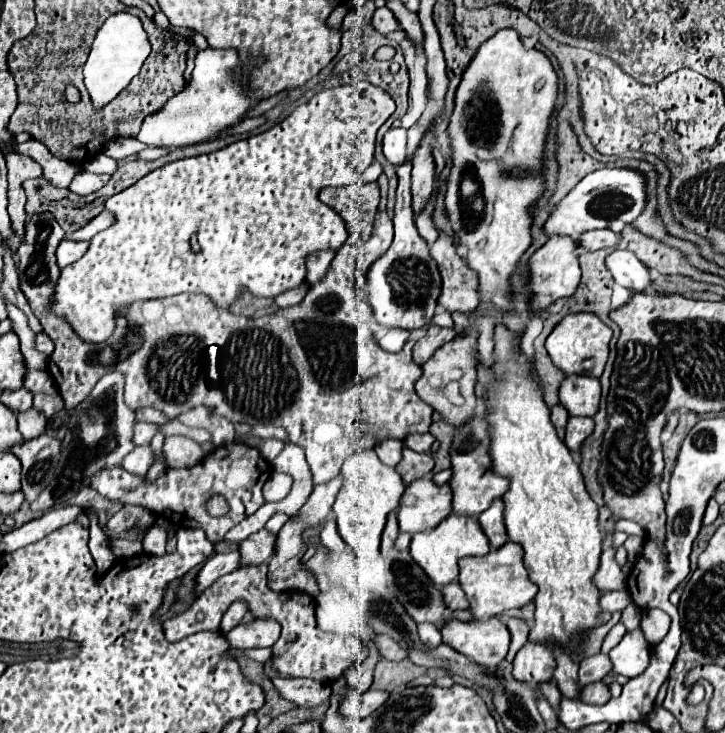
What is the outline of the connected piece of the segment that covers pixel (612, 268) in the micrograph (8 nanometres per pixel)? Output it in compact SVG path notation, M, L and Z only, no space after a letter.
M612 251L606 259L608 271L614 275L616 283L632 293L644 293L652 285L650 269L642 265L630 251Z

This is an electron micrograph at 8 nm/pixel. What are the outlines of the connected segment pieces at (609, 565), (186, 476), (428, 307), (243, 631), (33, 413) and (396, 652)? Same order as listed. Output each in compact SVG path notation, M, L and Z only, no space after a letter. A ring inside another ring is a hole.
M612 531L606 533L604 539L604 547L602 547L602 561L600 561L600 569L596 573L596 587L600 589L600 593L606 591L620 591L626 589L626 575L620 571L620 565L614 559L614 545L612 545Z
M230 443L230 447L220 445L212 453L208 453L200 463L188 469L166 469L156 481L148 481L146 477L132 475L122 467L100 469L96 477L92 477L90 487L100 495L120 501L124 505L142 505L158 515L164 515L174 525L196 527L202 529L210 541L220 541L234 525L238 525L244 517L252 515L258 507L264 505L262 485L270 477L270 465L262 459L260 471L260 451L256 447L244 443ZM212 495L222 495L228 503L228 513L224 517L212 517L206 511L206 501Z
M410 163L396 167L398 191L396 191L396 209L394 209L394 241L388 247L388 251L370 265L366 283L358 291L362 295L362 301L370 305L376 323L380 323L388 329L398 327L398 329L414 331L414 329L426 327L436 311L438 297L440 297L440 271L436 269L436 261L432 261L432 257L428 253L426 241L420 237L420 233L416 231L416 225L414 225L414 211L412 211L412 199L410 199L410 169L412 169Z
M258 619L252 623L240 623L230 633L226 633L226 639L231 648L256 649L272 647L280 637L280 625L272 619Z
M28 409L28 413L18 413L16 421L22 437L36 437L46 431L46 417L36 409Z
M376 635L376 645L380 649L380 655L388 661L402 661L408 657L408 649L400 647L396 641L392 641L392 637L388 635Z

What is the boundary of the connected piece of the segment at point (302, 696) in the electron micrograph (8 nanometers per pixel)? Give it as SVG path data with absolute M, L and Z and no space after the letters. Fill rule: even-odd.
M271 679L280 697L300 705L300 707L316 707L330 699L330 685L324 685L314 679Z

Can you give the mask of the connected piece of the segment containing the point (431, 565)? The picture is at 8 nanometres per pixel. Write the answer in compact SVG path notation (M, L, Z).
M448 515L440 525L436 525L430 531L412 535L410 543L410 555L412 559L426 571L426 575L436 585L448 585L458 579L458 559L468 555L486 555L490 551L488 539L478 523L478 517L472 515Z

